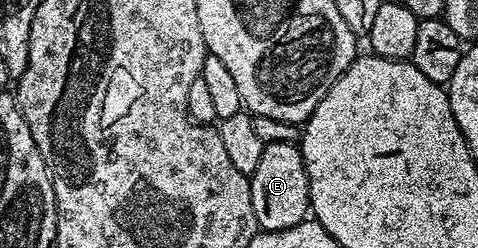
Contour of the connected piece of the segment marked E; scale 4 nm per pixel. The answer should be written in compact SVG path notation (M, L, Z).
M268 143L261 153L261 162L249 176L253 213L264 231L280 231L308 218L311 198L303 155L295 143Z

